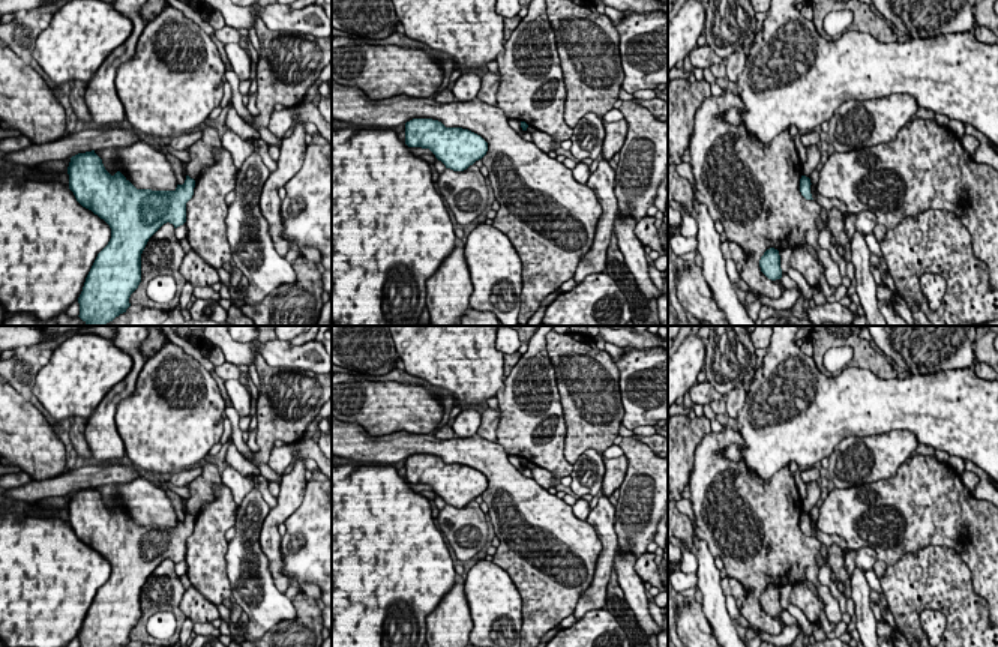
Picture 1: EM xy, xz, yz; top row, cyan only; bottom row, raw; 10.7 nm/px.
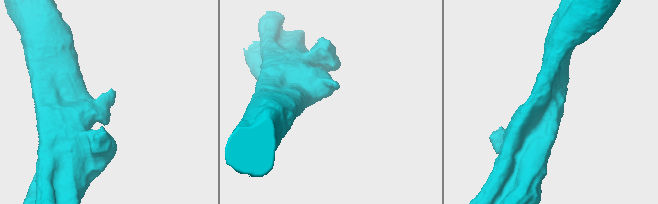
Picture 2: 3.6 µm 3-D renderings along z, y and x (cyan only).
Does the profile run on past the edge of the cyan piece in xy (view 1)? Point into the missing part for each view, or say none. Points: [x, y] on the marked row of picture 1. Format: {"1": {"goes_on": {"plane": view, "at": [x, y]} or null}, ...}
{"1": {"goes_on": null}}

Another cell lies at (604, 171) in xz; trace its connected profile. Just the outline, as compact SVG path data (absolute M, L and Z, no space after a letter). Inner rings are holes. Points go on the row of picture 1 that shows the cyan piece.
M599 159L597 170L590 174L587 186L596 194L596 198L602 206L602 216L596 225L593 246L576 266L573 276L576 284L582 282L591 273L606 272L608 246L618 213L615 171L611 168L609 161Z

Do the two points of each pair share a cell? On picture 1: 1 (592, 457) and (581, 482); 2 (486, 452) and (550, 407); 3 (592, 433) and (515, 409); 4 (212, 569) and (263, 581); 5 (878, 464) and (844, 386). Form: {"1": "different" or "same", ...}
{"1": "same", "2": "different", "3": "different", "4": "different", "5": "different"}

